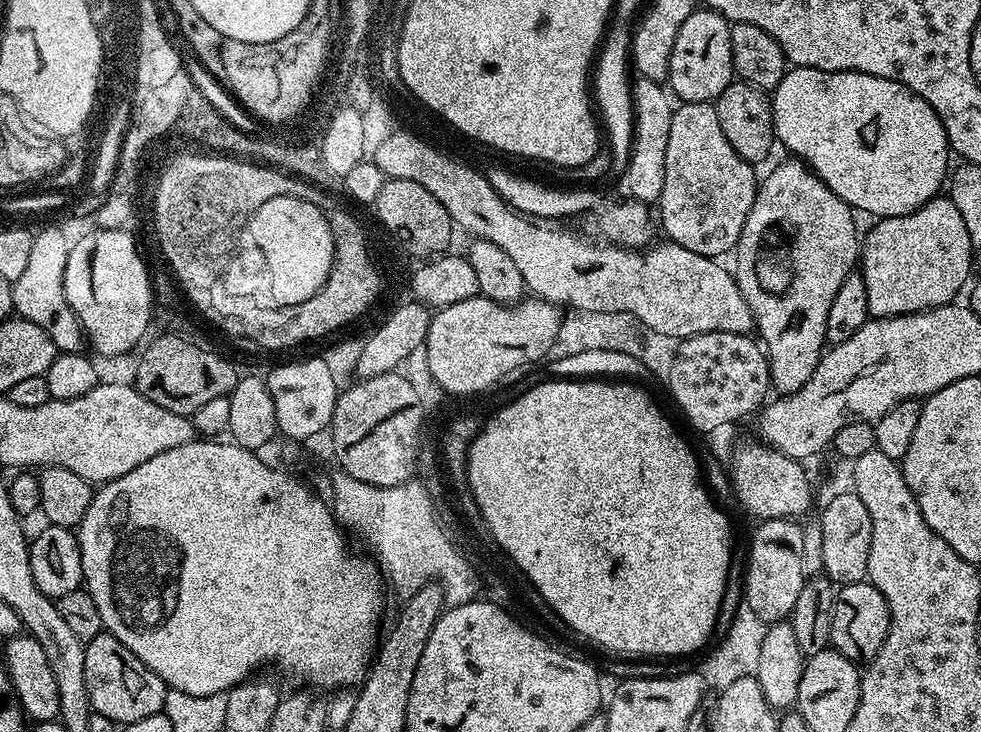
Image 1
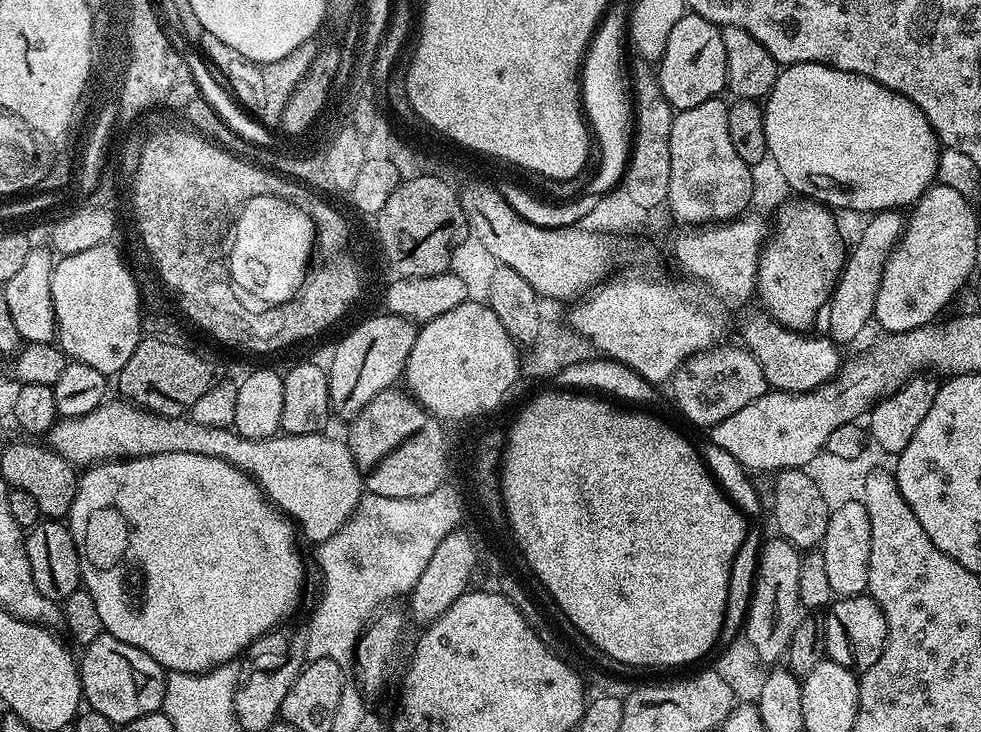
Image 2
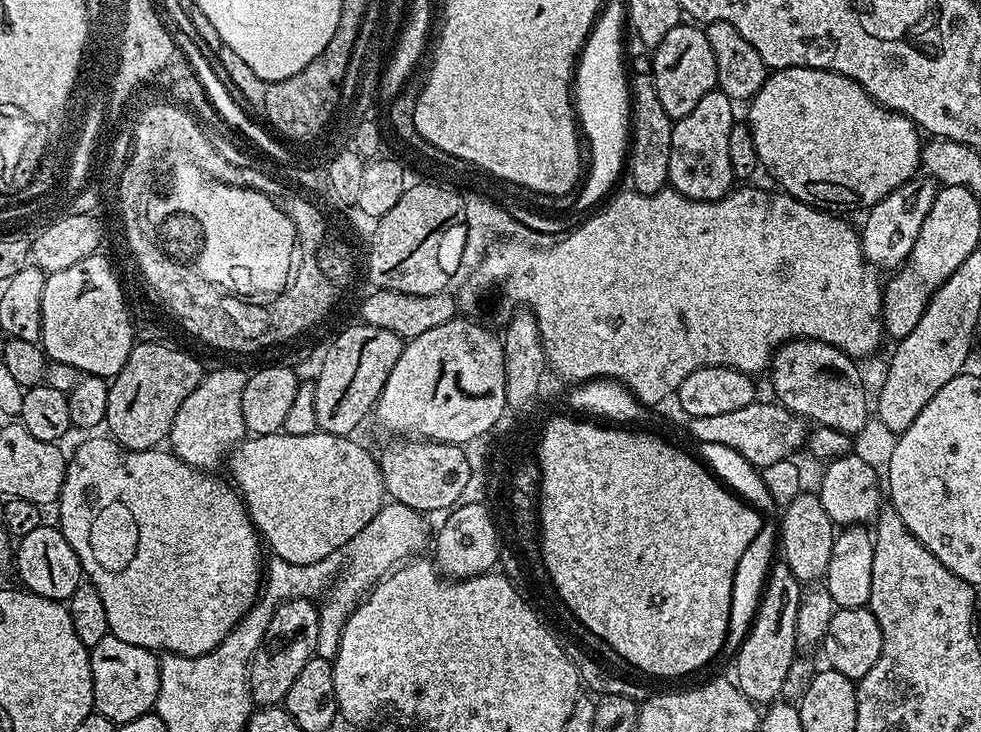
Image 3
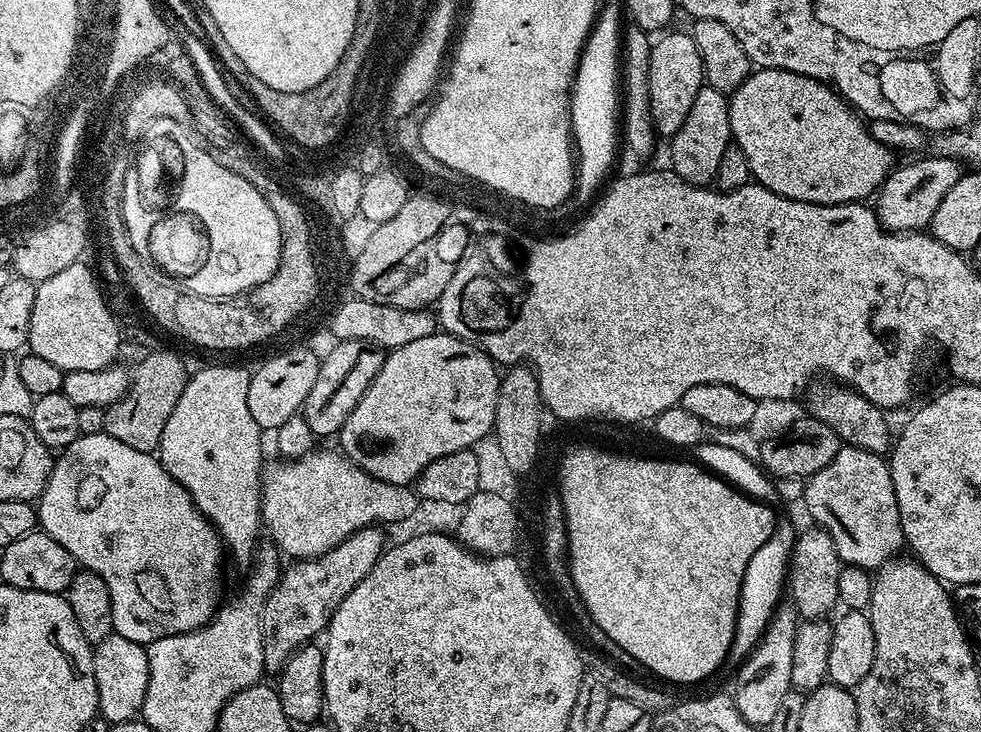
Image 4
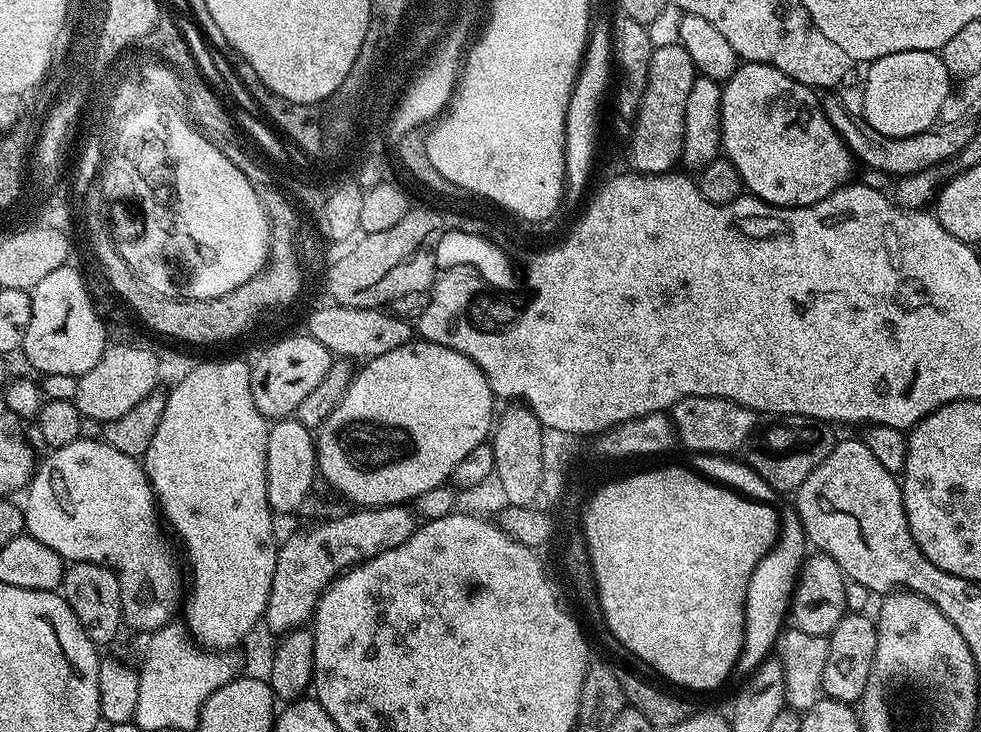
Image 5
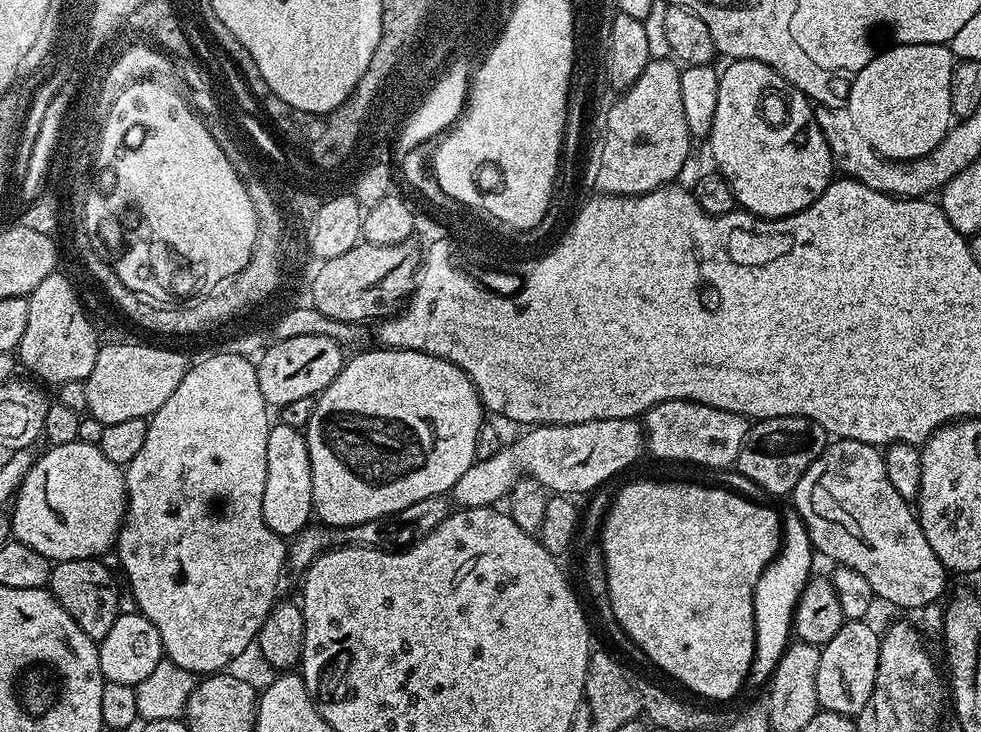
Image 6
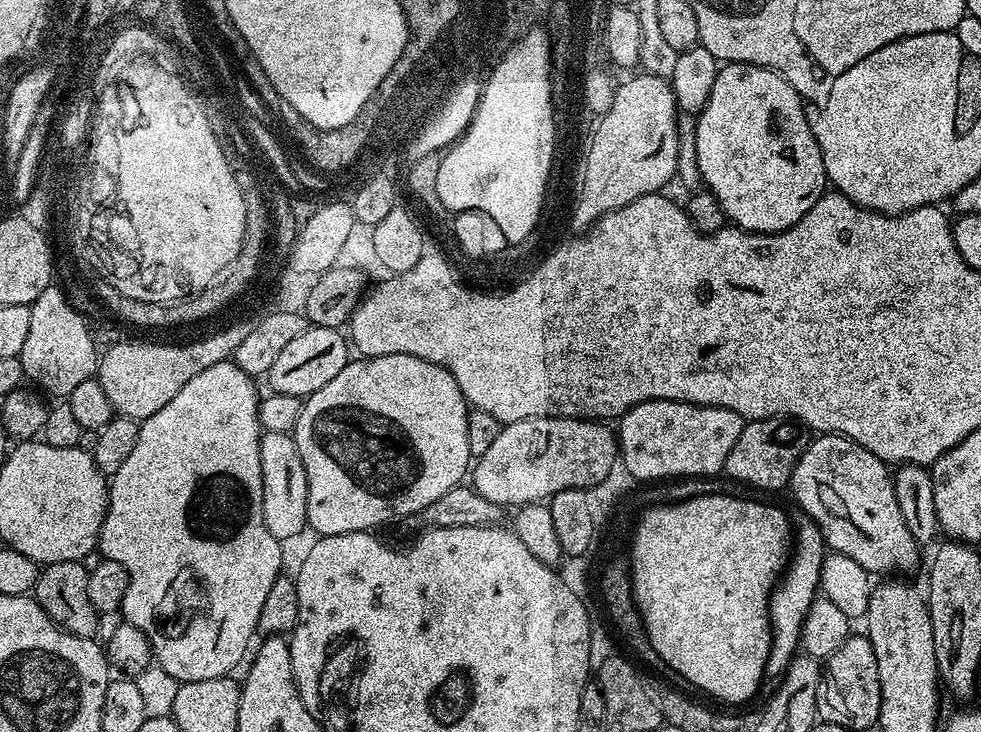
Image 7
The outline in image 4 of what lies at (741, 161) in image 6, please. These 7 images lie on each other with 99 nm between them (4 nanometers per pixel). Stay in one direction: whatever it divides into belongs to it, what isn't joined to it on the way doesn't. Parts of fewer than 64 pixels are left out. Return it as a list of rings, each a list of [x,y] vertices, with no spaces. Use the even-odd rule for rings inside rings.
[[[756,68],[752,75],[746,78],[746,82],[742,82],[742,86],[738,86],[738,90],[731,93],[728,109],[730,110],[732,139],[742,150],[742,154],[746,154],[746,162],[750,162],[752,180],[757,184],[761,184],[764,188],[774,190],[774,194],[779,196],[785,196],[791,200],[806,202],[807,204],[854,204],[864,202],[875,197],[876,193],[880,191],[881,184],[884,183],[894,167],[894,161],[892,161],[893,149],[873,138],[869,132],[869,125],[865,123],[860,113],[839,92],[829,87],[827,83],[809,76],[787,72],[784,68]]]

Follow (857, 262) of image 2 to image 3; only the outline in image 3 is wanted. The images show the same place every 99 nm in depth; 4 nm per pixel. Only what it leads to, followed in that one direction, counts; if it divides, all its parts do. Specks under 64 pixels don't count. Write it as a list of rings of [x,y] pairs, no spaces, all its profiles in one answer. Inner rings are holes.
[[[917,174],[886,194],[886,198],[879,200],[873,208],[867,209],[864,228],[859,229],[860,245],[865,260],[873,268],[896,270],[908,259],[910,250],[914,250],[914,242],[918,242],[918,234],[922,234],[922,222],[926,222],[926,214],[930,214],[934,206],[937,191],[938,185],[931,176]]]

